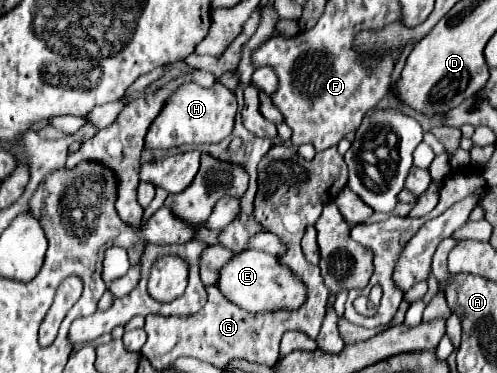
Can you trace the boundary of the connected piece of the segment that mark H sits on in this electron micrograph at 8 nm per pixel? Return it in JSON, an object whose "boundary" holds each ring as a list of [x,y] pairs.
{"boundary":[[[184,83],[166,101],[156,121],[152,121],[146,135],[146,147],[170,149],[184,143],[218,143],[230,137],[234,129],[234,117],[236,117],[236,95],[232,91],[218,83],[210,89],[204,89],[196,83]]]}

